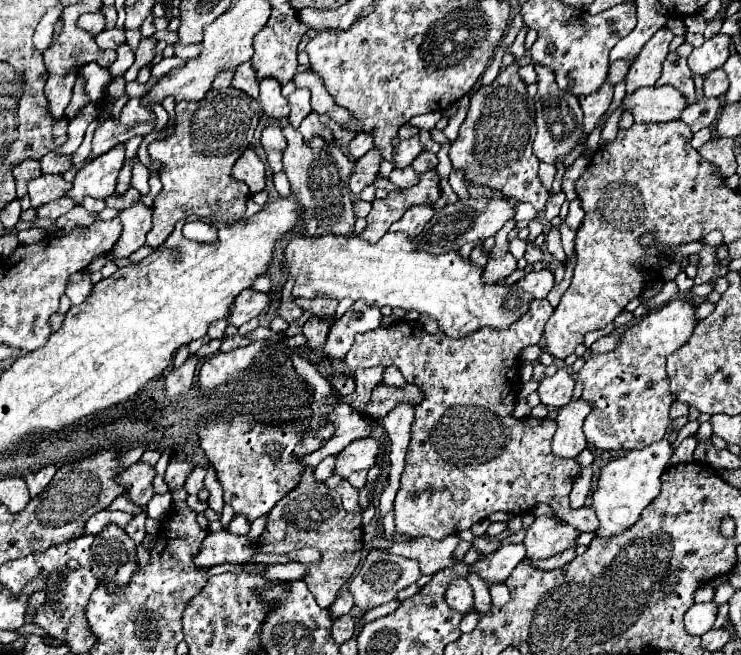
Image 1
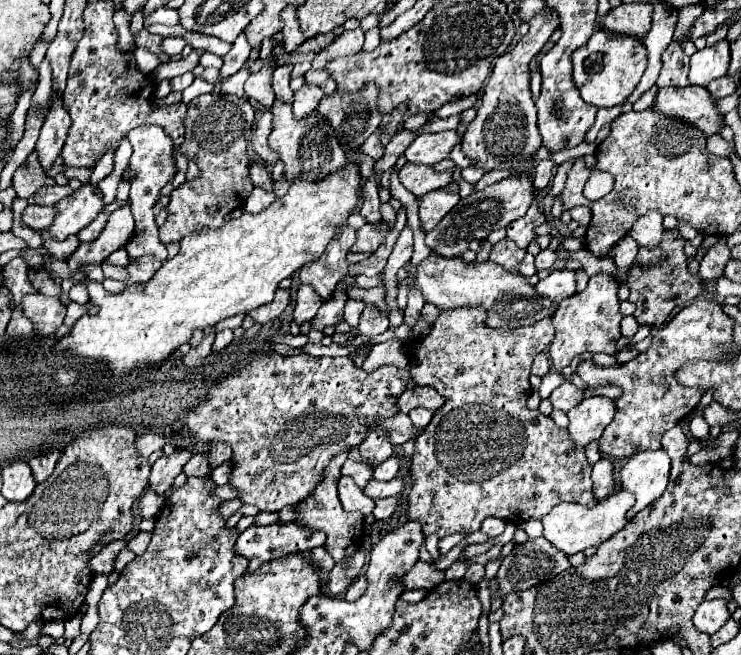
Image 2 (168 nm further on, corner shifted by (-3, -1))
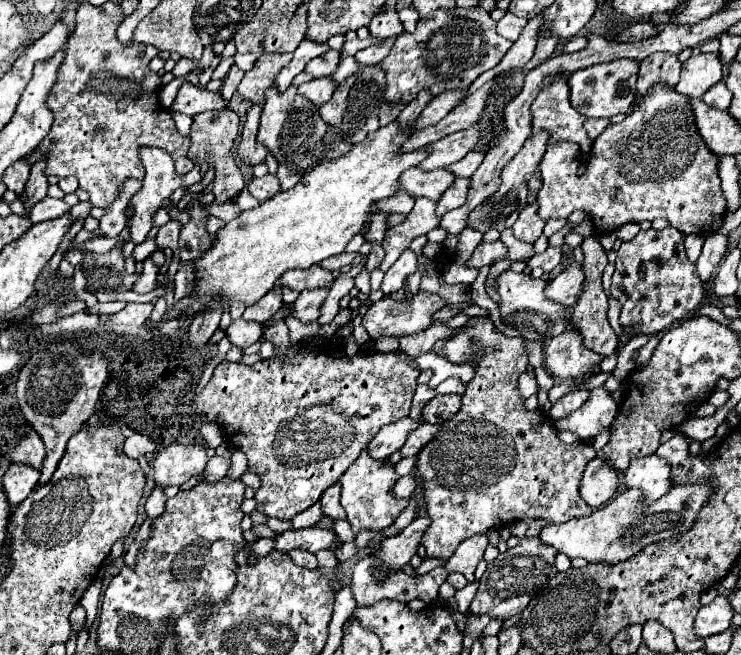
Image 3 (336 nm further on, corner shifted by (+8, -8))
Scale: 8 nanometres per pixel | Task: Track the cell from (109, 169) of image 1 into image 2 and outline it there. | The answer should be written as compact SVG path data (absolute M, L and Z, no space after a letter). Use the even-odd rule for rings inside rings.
M83 183L73 195L65 197L55 205L57 217L49 231L59 239L67 239L69 235L77 235L83 227L87 227L101 211L103 211L103 195L91 183Z

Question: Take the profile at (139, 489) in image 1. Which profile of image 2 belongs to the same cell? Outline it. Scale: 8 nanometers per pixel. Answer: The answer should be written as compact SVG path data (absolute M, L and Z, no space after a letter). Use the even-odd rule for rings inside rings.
M175 451L175 453L169 455L169 457L163 455L161 459L157 459L157 461L153 463L153 467L151 467L149 489L151 489L153 493L157 493L157 495L163 495L163 493L171 487L173 479L181 473L183 465L189 461L191 455L193 455L191 451Z

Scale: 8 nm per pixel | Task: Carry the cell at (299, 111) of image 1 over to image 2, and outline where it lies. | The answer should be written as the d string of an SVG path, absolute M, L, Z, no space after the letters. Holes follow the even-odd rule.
M303 85L303 87L295 93L295 101L293 101L293 113L295 113L295 117L297 117L297 119L303 119L303 117L311 115L311 113L317 109L317 105L319 105L319 101L321 101L323 95L325 95L325 93L323 93L321 87Z

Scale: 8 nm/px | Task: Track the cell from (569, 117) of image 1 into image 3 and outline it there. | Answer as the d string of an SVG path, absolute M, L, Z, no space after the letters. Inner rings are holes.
M552 76L544 90L532 104L532 132L548 130L550 144L556 140L570 140L580 144L582 152L590 152L592 142L584 130L584 116L570 106L570 88L564 78Z

